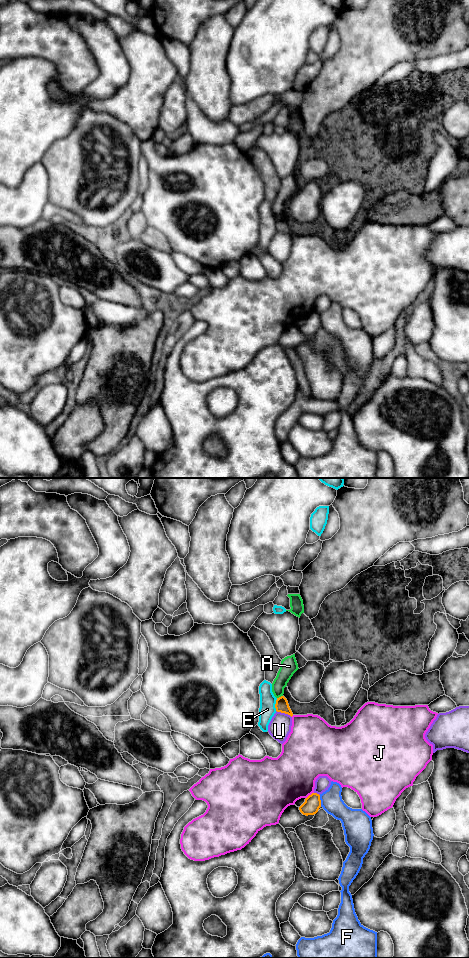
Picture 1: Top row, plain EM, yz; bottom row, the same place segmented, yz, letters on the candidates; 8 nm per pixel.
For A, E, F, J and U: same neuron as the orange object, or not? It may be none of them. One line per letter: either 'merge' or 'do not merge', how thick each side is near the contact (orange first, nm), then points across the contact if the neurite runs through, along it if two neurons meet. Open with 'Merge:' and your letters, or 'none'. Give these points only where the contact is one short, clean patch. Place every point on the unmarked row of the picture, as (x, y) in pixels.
Merge: none
A: do not merge | 100/120 nm | along yz (282, 215), (277, 218)
E: do not merge | 100/130 nm
F: do not merge | 130/180 nm
J: do not merge | 130/380 nm
U: do not merge | 100/180 nm

